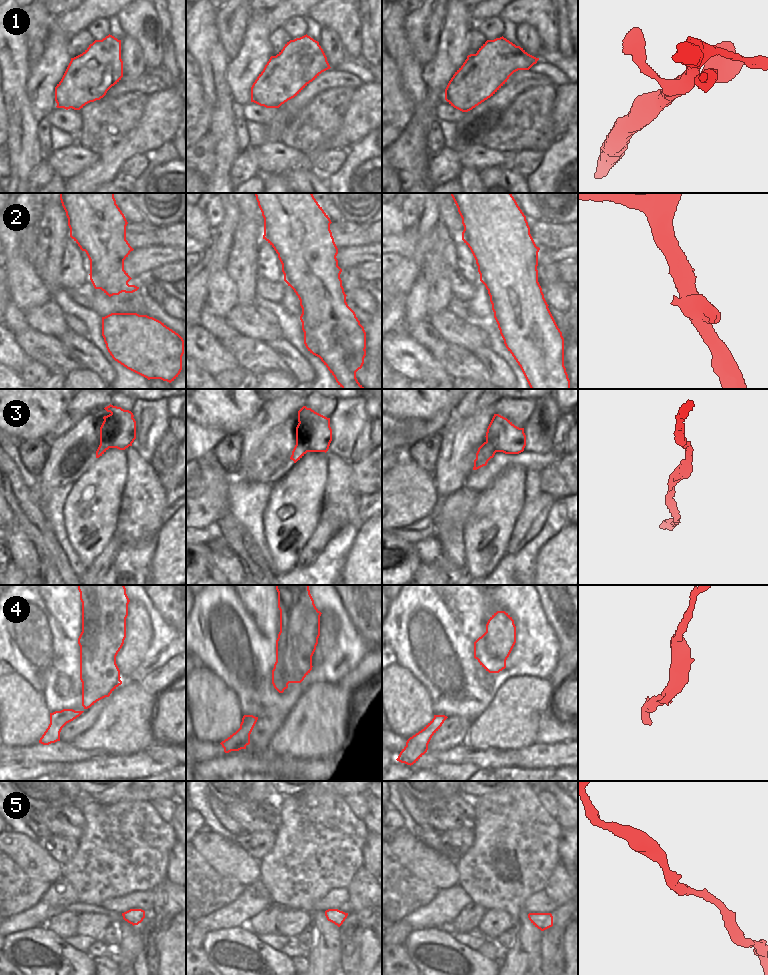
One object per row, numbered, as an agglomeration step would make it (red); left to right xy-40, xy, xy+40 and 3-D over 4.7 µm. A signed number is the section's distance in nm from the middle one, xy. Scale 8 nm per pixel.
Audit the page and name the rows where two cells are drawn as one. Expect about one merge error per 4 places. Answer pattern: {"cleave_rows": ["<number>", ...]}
{"cleave_rows": ["2"]}

